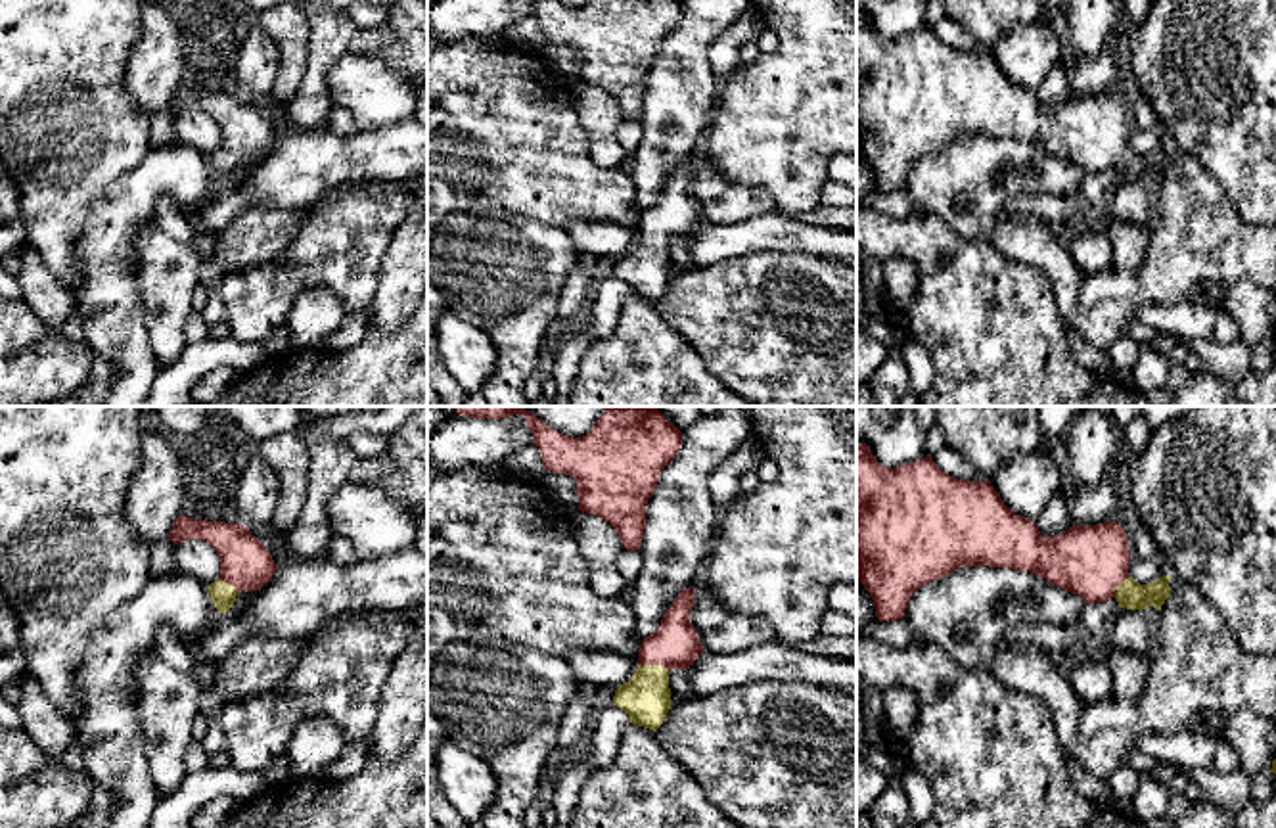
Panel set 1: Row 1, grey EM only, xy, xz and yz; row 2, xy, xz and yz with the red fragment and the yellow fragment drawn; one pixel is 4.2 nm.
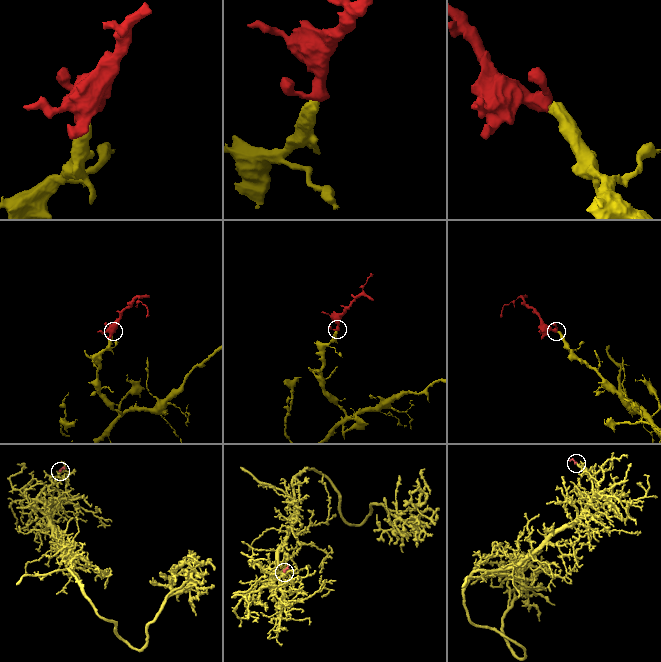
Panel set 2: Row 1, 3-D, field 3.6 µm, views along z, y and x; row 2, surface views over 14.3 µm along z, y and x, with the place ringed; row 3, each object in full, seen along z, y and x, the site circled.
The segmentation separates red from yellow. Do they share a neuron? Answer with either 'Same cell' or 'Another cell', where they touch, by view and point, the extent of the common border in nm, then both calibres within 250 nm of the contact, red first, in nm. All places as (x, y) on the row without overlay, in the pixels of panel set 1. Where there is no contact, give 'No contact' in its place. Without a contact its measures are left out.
Same cell. Touches red at xz (656, 234). Shared border 130 nm. Thickness 200 nm (red) against 200 nm

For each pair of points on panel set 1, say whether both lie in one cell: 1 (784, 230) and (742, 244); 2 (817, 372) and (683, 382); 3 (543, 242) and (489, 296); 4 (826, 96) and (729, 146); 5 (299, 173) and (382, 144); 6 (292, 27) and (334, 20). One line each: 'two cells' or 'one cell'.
1: one cell
2: two cells
3: one cell
4: one cell
5: one cell
6: two cells

